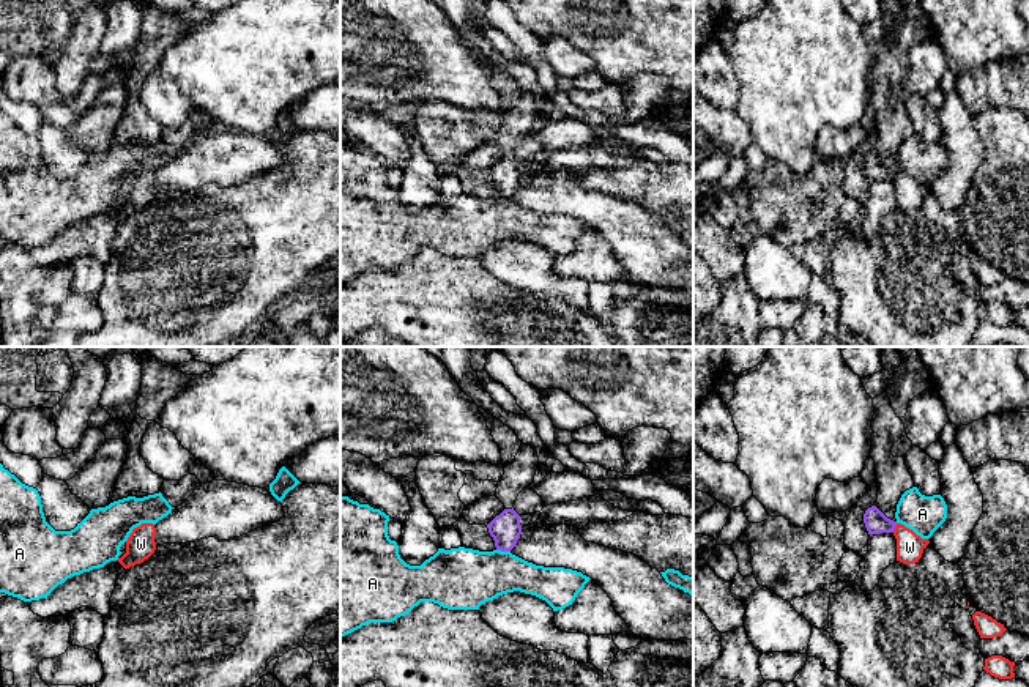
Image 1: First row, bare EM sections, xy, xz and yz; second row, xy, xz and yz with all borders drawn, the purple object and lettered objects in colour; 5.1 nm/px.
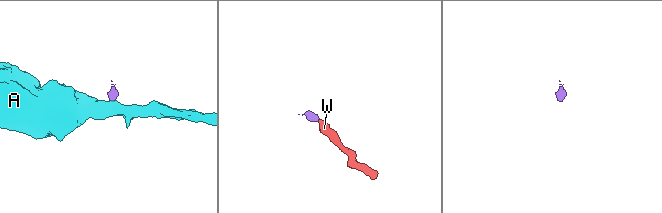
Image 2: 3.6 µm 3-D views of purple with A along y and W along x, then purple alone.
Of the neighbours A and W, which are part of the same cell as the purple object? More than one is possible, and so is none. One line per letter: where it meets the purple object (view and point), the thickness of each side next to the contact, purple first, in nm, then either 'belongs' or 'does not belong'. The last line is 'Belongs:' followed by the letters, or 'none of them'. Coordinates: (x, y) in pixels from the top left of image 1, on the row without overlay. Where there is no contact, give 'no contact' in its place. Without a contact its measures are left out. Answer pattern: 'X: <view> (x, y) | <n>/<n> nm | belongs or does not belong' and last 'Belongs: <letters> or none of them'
A: xz (503, 197) | 160/320 nm | does not belong
W: yz (894, 175) | 110/140 nm | belongs
Belongs: W

